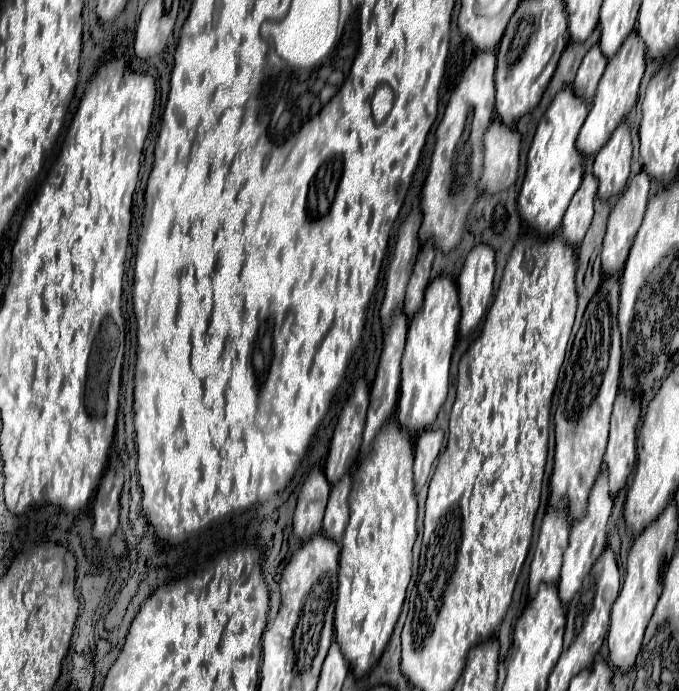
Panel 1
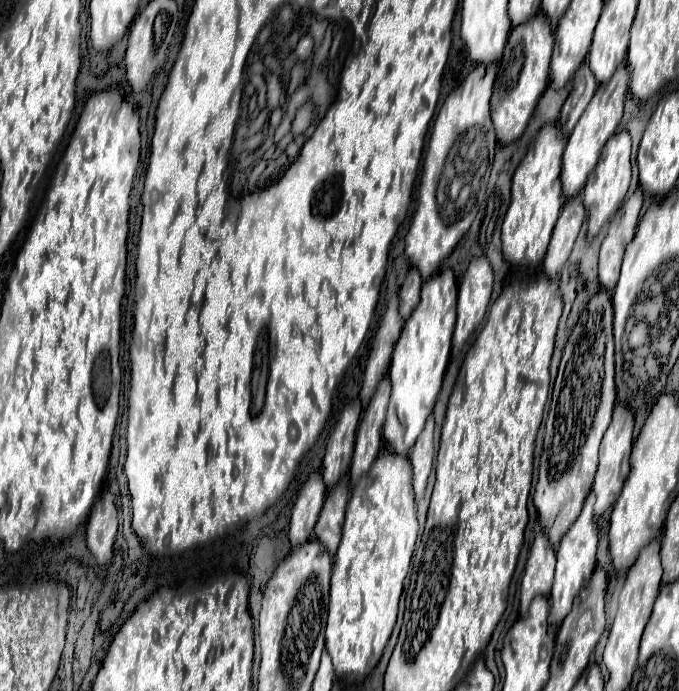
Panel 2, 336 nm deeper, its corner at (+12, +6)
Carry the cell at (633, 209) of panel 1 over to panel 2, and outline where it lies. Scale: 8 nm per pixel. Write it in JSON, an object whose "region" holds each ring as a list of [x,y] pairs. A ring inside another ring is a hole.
{"region":[[[636,189],[634,195],[622,205],[620,213],[612,219],[612,223],[608,227],[608,235],[602,241],[598,271],[600,271],[600,285],[606,291],[614,291],[614,287],[618,283],[622,257],[624,257],[626,245],[634,239],[642,203],[644,203],[642,191]]]}

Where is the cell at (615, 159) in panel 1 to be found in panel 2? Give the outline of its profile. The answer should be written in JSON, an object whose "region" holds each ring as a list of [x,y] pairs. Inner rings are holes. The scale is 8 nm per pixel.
{"region":[[[628,131],[614,133],[602,149],[602,155],[600,155],[596,169],[588,177],[588,183],[582,191],[582,203],[588,209],[588,239],[590,241],[600,233],[600,229],[606,223],[612,221],[612,217],[618,213],[618,209],[624,203],[624,197],[628,193],[628,187],[630,187],[630,179],[632,179],[630,149],[632,149],[632,143],[630,143]]]}

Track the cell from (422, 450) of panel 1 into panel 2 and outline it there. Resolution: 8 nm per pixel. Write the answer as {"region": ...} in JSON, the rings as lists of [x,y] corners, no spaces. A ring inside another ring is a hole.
{"region":[[[430,417],[426,421],[424,431],[418,437],[418,441],[410,453],[410,463],[414,469],[414,483],[412,485],[414,485],[416,501],[420,501],[424,497],[426,483],[428,483],[430,471],[432,471],[432,461],[434,461],[434,417]]]}

